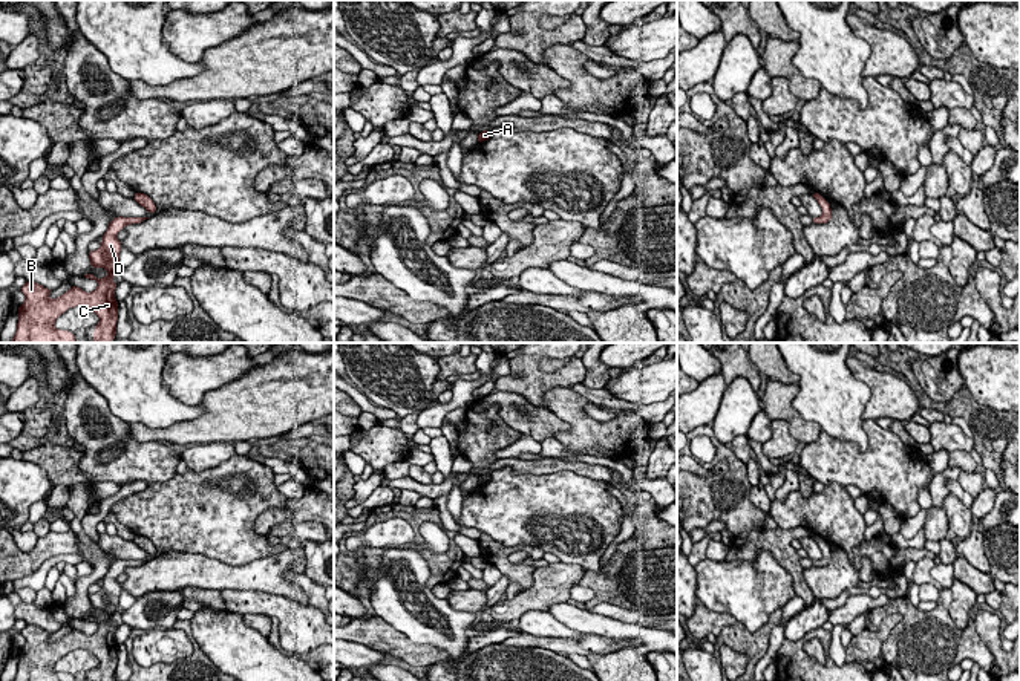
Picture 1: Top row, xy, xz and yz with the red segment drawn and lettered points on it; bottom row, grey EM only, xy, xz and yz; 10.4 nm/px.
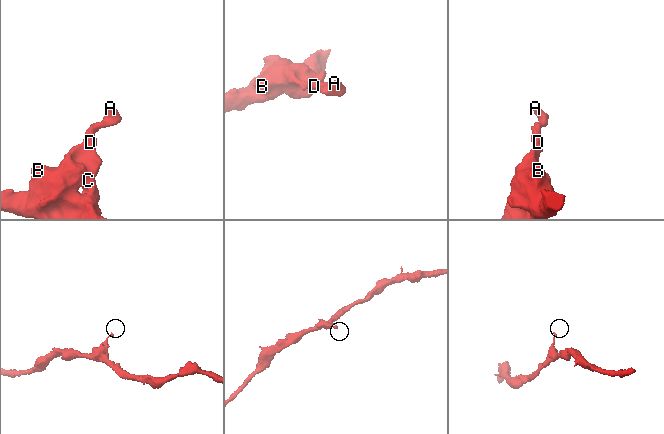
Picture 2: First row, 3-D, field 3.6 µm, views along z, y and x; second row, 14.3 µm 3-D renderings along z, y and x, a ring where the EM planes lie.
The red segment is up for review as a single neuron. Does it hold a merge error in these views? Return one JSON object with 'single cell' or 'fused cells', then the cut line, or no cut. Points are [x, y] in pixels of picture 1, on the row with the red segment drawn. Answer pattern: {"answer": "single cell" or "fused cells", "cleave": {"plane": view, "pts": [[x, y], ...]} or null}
{"answer": "single cell", "cleave": null}

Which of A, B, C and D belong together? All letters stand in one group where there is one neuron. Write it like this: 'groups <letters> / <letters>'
groups A B C D

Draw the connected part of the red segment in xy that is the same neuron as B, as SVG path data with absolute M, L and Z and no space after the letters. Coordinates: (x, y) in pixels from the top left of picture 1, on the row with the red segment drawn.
M115 217L103 236L101 246L89 253L92 268L104 268L109 274L96 279L93 274L84 274L84 279L96 280L98 288L86 292L78 286L72 286L63 295L51 300L52 289L35 282L26 282L20 289L26 300L18 306L17 332L12 343L77 343L74 332L55 329L57 318L69 308L84 306L92 309L100 323L95 326L93 343L110 343L115 340L118 321L118 301L115 289L118 283L112 279L119 268L121 242L116 234L126 225L141 223L149 217Z

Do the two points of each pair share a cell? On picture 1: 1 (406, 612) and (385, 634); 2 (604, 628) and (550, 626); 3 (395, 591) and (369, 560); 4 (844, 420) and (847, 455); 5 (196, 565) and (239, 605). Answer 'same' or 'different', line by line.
1: different
2: different
3: different
4: different
5: different

